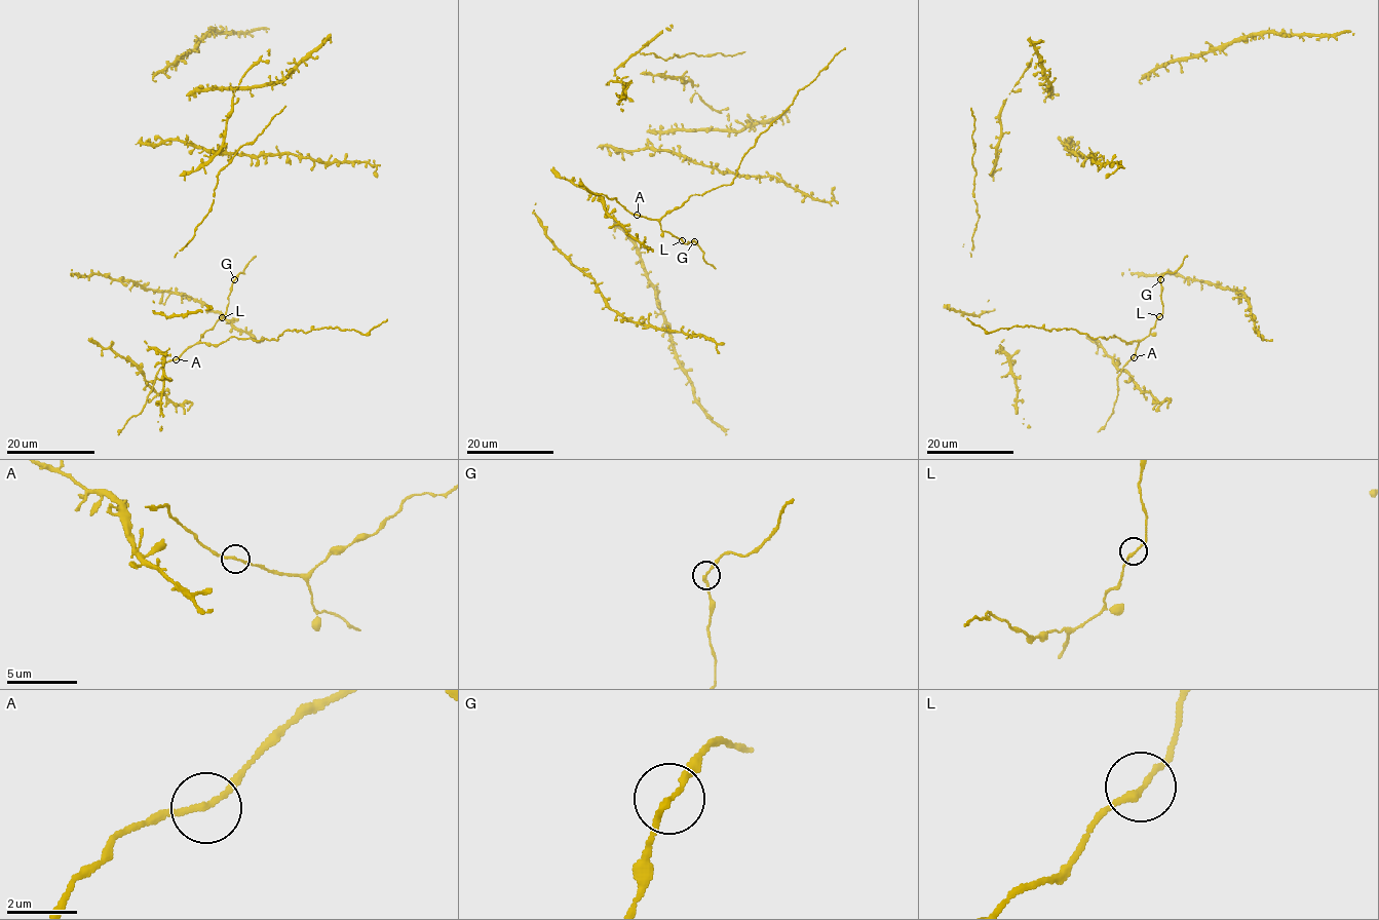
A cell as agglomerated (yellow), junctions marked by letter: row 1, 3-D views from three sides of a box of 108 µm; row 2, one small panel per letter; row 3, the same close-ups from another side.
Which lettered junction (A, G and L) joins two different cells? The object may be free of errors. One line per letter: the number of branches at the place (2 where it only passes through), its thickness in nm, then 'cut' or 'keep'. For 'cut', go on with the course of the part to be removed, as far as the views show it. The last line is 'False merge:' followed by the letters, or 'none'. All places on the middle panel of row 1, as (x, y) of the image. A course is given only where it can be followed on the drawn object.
A: 2 | 160 nm | keep
G: 2 | 170 nm | keep
L: 2 | 170 nm | keep
False merge: none

